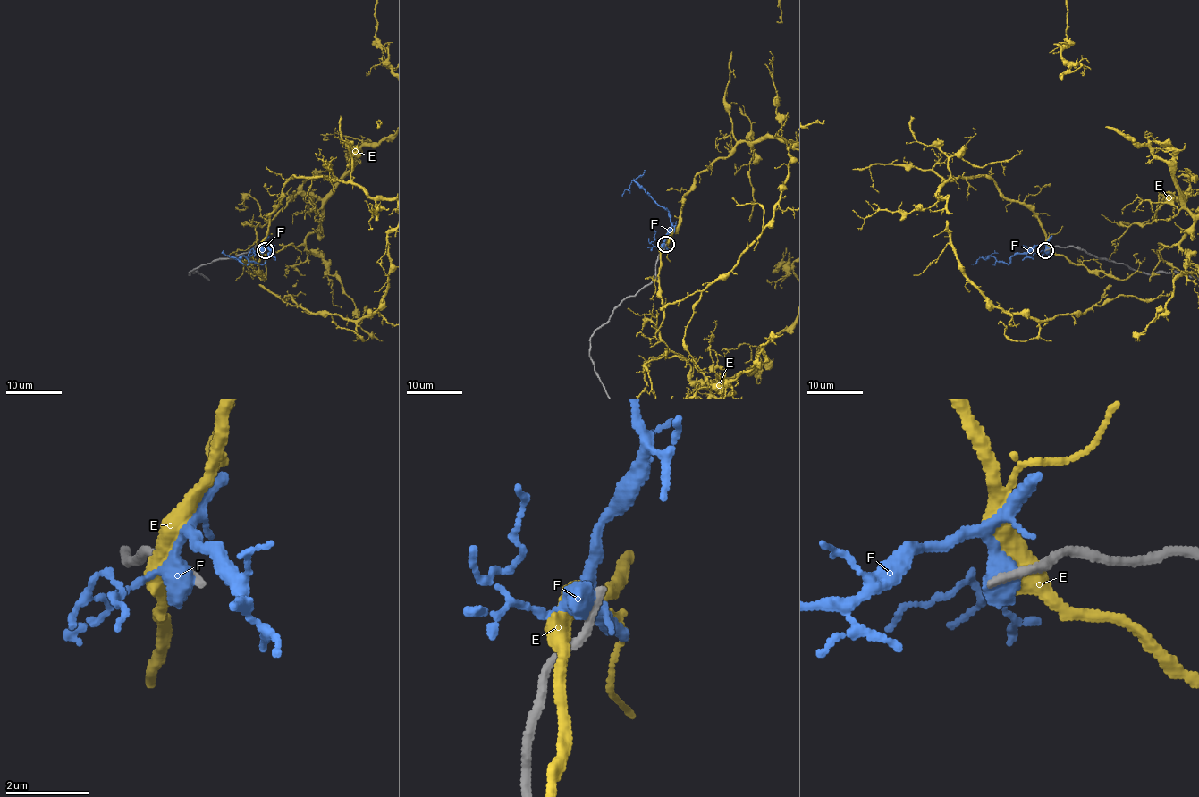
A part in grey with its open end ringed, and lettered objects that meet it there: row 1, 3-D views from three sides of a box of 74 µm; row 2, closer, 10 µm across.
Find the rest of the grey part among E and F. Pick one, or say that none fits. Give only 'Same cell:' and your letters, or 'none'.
Same cell: none

